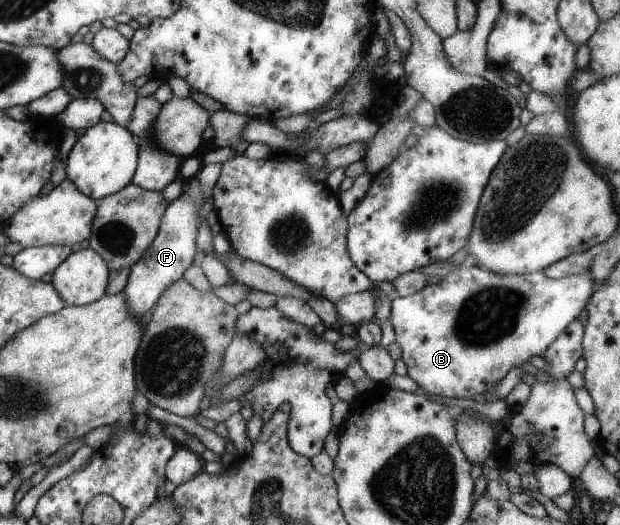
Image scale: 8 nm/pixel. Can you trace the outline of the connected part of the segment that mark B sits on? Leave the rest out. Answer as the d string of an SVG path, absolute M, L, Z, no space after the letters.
M463 263L451 270L447 275L440 279L440 283L427 284L419 291L395 298L390 301L390 316L389 321L395 332L395 341L400 345L402 351L402 361L406 365L406 375L410 376L423 391L431 393L431 395L441 395L447 399L472 399L473 395L479 393L491 392L494 387L503 379L503 376L509 369L515 366L527 366L528 360L531 357L541 356L547 349L547 346L569 325L579 312L586 307L593 291L594 285L590 276L590 269L582 274L573 274L563 276L555 280L544 275L542 270L531 272L528 274L498 274L485 268L481 269L475 265Z

